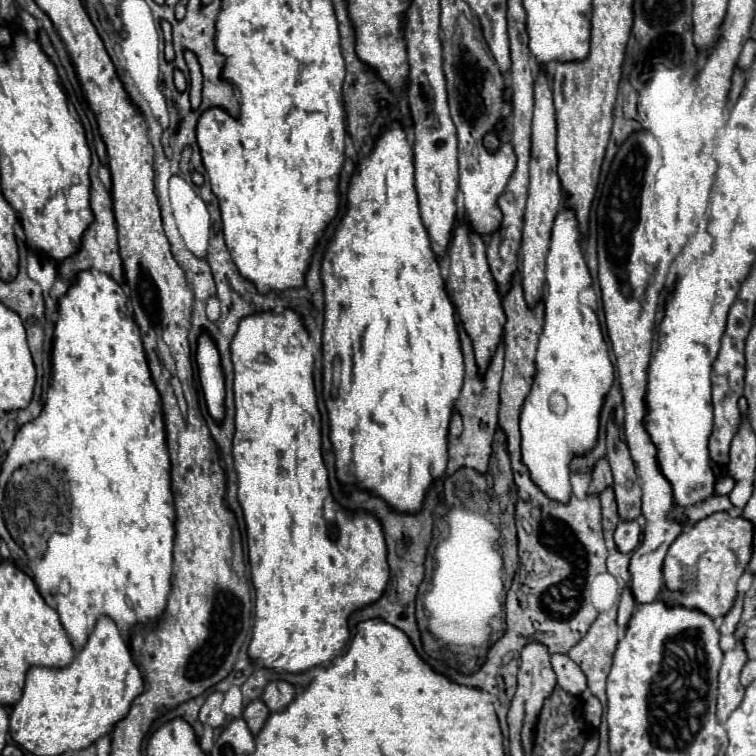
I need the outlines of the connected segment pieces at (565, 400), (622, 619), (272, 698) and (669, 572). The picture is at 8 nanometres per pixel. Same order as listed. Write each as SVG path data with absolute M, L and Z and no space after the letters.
M562 207L554 221L550 251L546 257L546 321L544 331L540 335L538 355L536 355L536 375L528 397L520 409L520 435L522 435L522 463L530 471L530 479L534 485L550 499L568 503L570 501L570 461L574 455L586 455L594 449L598 441L598 425L600 425L600 409L604 405L604 397L614 383L614 367L608 357L608 347L602 337L602 329L596 313L580 303L580 291L592 283L588 265L584 259L582 237L578 233L578 223L574 211Z
M624 589L622 597L620 597L620 605L618 605L618 627L624 629L628 625L632 613L634 613L634 607L636 607L636 603L634 603L630 589Z
M274 681L266 687L262 701L268 705L268 709L272 713L276 713L276 711L286 709L290 705L290 701L294 699L294 695L296 695L296 689L292 685L288 685L284 681Z
M714 513L702 521L698 521L688 531L680 533L674 543L670 545L662 573L664 573L664 587L662 587L662 601L666 607L686 607L686 609L698 609L712 619L722 617L730 611L734 597L736 597L736 581L744 573L750 557L752 557L752 535L754 527L744 517L730 517L728 513Z

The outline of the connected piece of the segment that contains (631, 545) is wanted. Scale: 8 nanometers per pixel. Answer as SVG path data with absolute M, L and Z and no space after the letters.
M620 521L614 533L614 541L620 553L632 553L640 543L640 527L636 521Z

